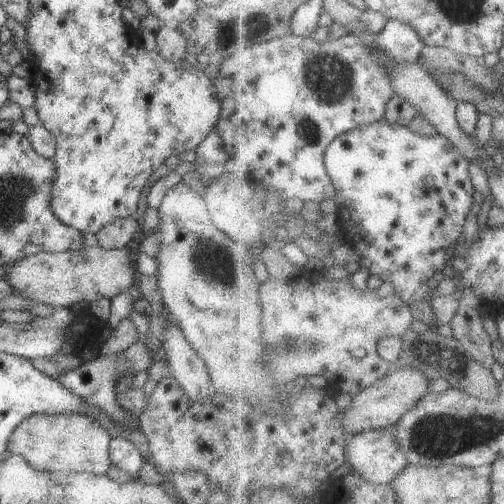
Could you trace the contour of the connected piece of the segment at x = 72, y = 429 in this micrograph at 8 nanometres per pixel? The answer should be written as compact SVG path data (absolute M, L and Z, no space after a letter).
M42 414L26 420L16 428L9 441L9 452L22 456L38 471L106 475L112 466L110 461L112 440L112 436L88 415Z

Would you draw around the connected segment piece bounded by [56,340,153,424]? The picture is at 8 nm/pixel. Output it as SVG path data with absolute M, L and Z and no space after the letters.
M139 340L119 354L98 355L90 361L82 362L79 368L67 372L66 375L56 380L77 396L92 402L98 406L98 408L106 411L106 414L118 424L123 423L128 414L118 405L117 385L123 377L148 371L151 365L153 365L153 360L149 356L149 350L147 346Z

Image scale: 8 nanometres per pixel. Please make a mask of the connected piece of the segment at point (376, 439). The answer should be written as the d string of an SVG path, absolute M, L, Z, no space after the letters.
M375 429L356 434L349 443L348 453L351 472L362 474L369 482L380 485L392 485L412 465L394 429Z

